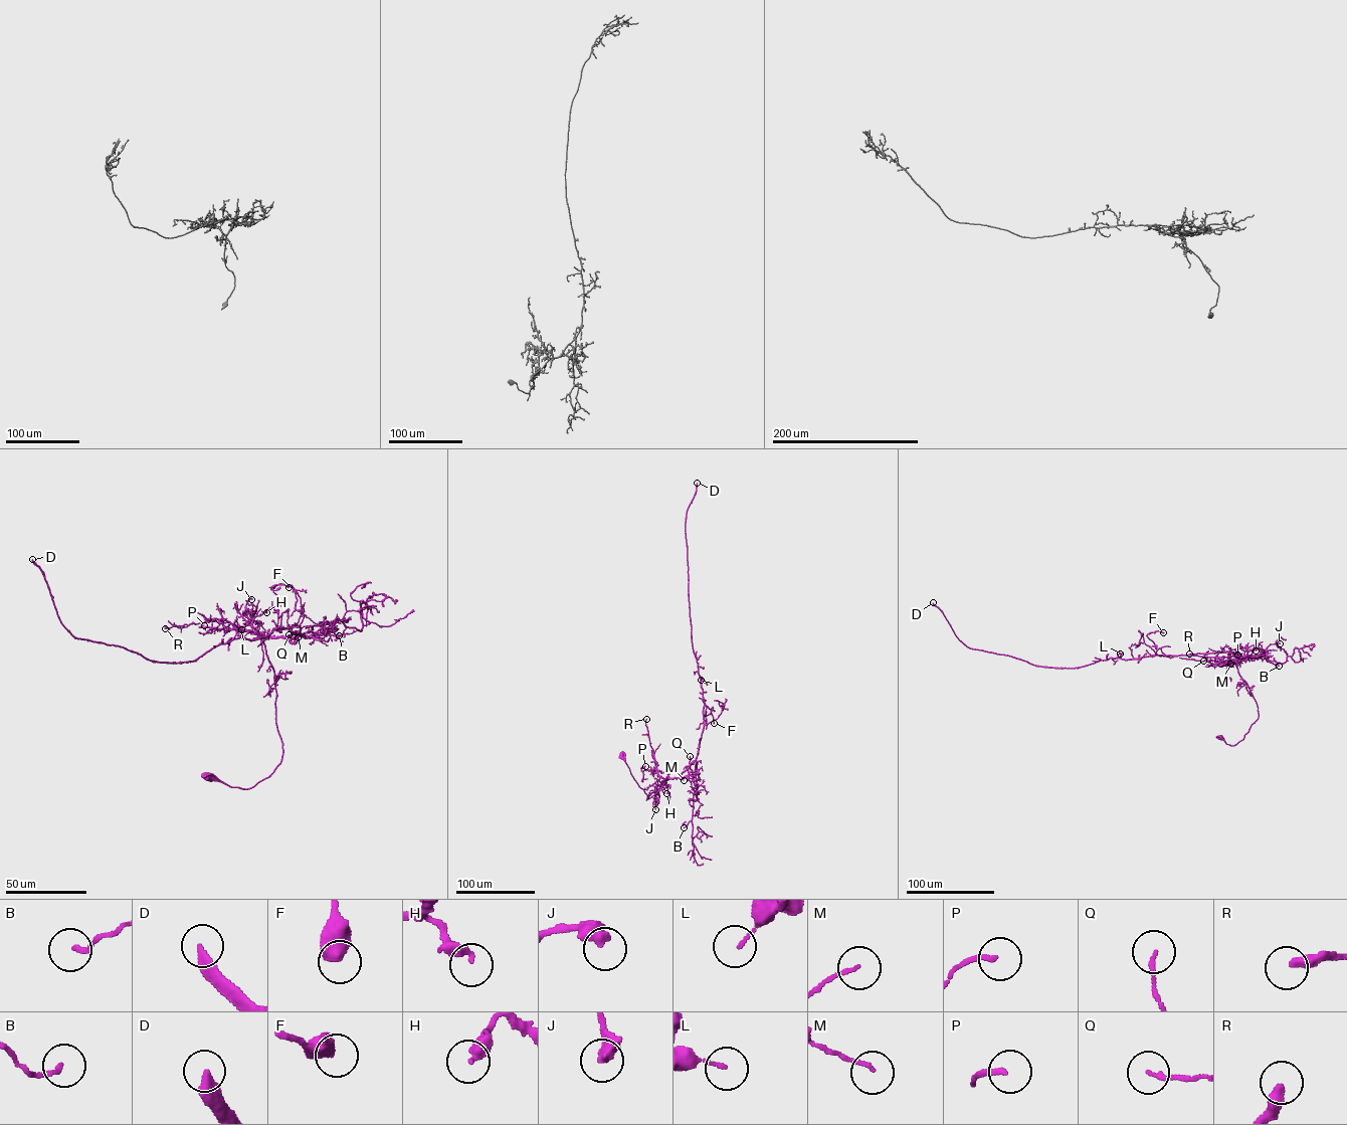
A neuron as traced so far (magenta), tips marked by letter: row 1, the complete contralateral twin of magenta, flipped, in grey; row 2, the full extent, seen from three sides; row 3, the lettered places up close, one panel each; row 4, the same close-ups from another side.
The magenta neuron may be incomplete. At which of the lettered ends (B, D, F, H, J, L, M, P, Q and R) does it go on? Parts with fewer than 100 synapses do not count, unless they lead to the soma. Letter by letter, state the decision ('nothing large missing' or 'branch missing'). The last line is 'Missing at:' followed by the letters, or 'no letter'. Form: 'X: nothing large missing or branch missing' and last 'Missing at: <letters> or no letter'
B: nothing large missing
D: branch missing
F: nothing large missing
H: nothing large missing
J: nothing large missing
L: nothing large missing
M: nothing large missing
P: nothing large missing
Q: nothing large missing
R: nothing large missing
Missing at: D

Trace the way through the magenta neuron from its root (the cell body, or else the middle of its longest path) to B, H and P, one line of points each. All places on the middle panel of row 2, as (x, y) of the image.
B: (621, 755), (646, 799), (659, 789), (666, 777), (687, 777), (696, 770), (692, 818), (684, 827)
H: (621, 755), (634, 779), (647, 794), (646, 799), (659, 789), (667, 777), (662, 782), (667, 788), (666, 793)
P: (621, 755), (634, 779), (647, 794), (646, 799), (668, 777), (662, 778), (657, 772), (644, 769), (645, 766)

